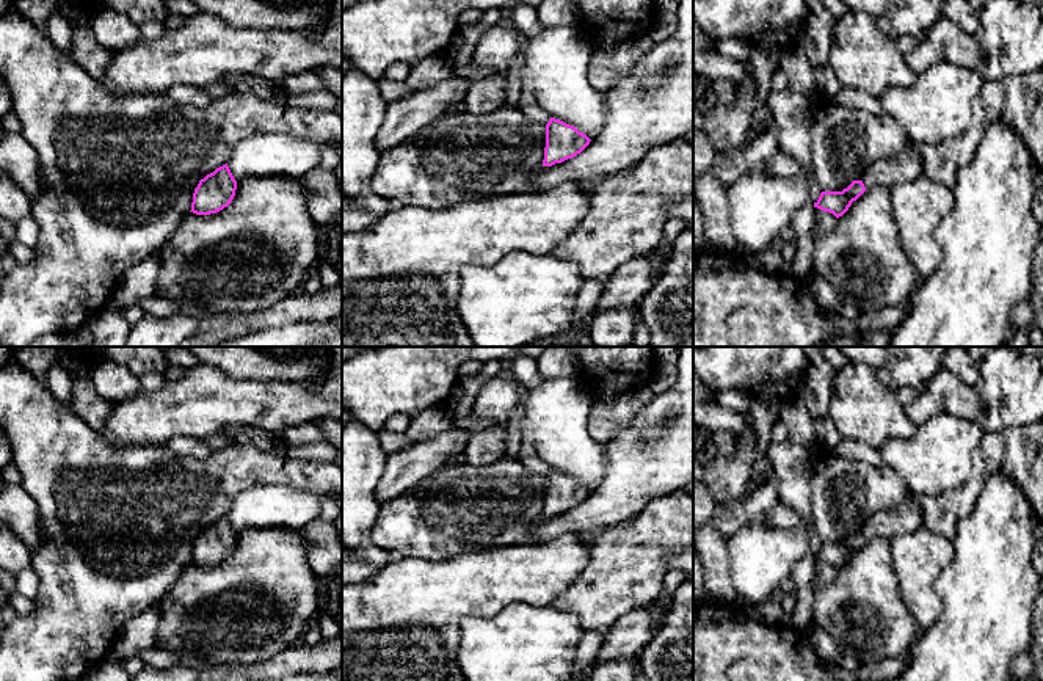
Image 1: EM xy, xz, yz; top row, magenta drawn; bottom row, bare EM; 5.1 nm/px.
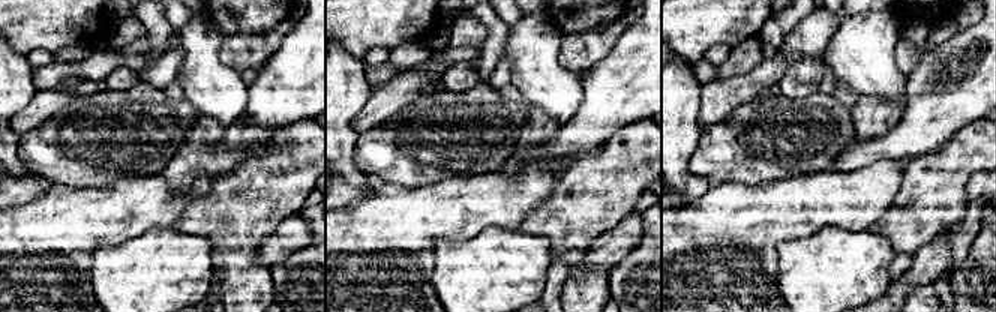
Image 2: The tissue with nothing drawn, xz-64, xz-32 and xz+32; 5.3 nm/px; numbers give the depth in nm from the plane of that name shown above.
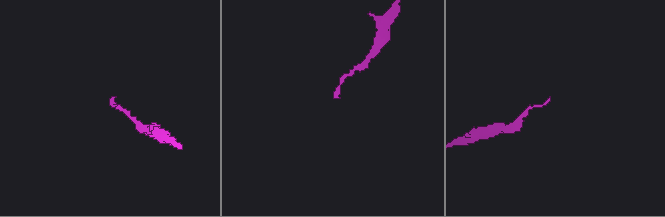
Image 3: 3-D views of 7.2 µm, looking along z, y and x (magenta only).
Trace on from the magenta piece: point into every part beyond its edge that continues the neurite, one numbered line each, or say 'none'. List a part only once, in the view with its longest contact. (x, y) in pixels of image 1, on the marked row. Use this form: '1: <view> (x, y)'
1: yz (907, 165)

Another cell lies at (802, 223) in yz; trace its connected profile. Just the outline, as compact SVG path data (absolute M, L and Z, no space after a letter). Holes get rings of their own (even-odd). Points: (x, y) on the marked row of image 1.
M808 201L801 209L794 212L790 226L795 234L795 257L789 264L789 273L798 281L805 281L812 268L814 254L814 221L816 207Z

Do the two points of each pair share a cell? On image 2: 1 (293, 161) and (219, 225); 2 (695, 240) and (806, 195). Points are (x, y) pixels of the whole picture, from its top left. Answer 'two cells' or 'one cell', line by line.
1: one cell
2: one cell

